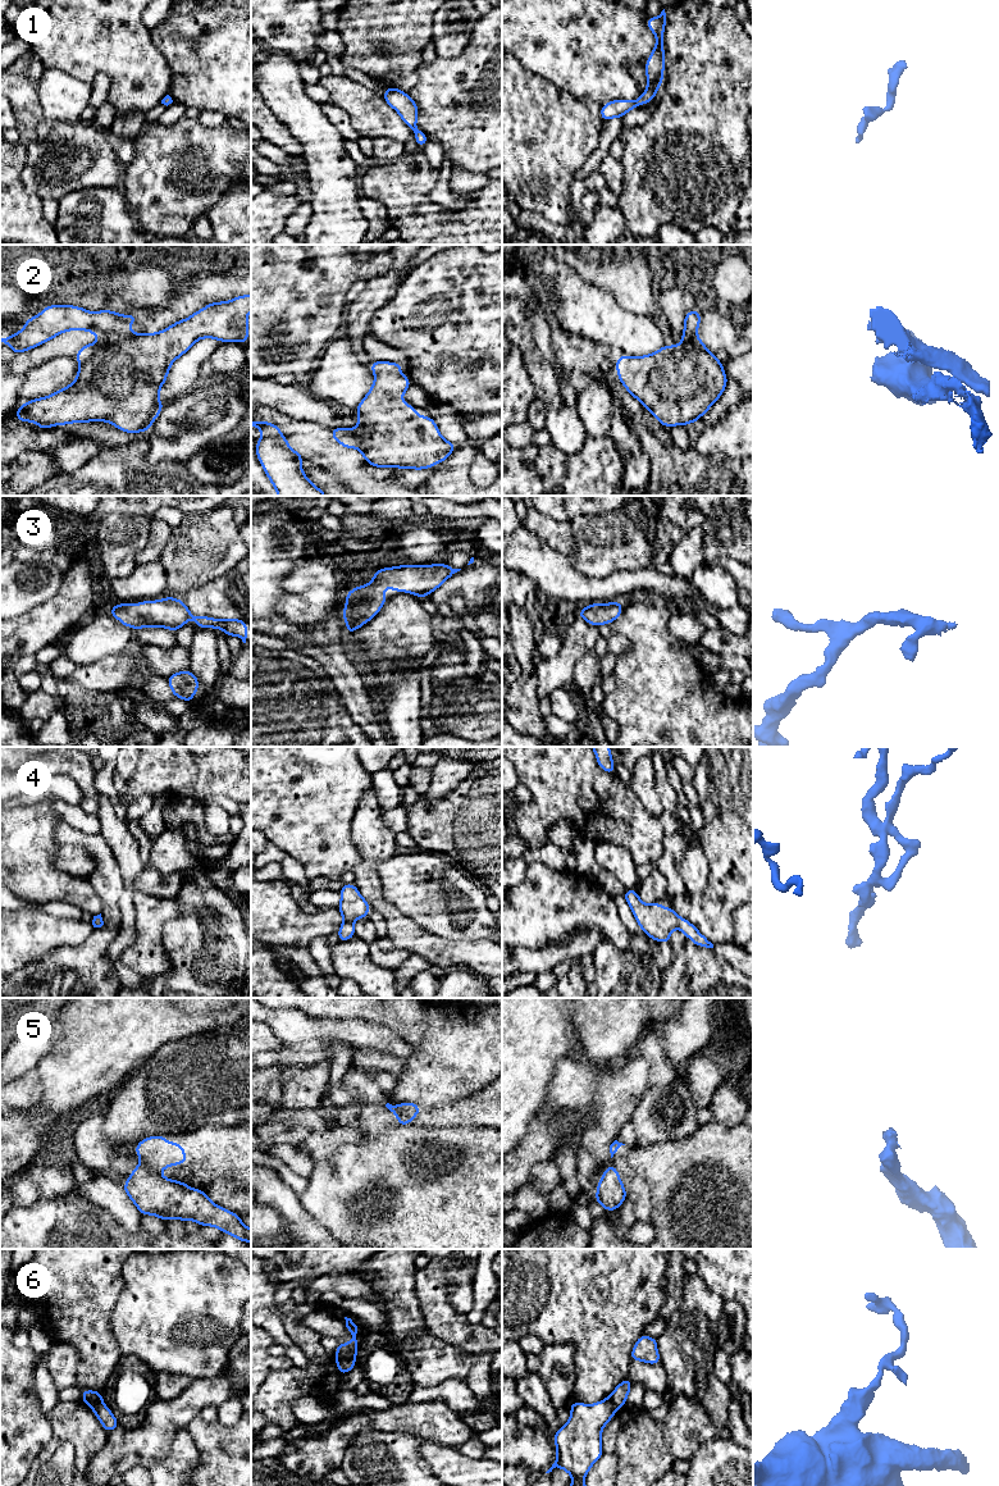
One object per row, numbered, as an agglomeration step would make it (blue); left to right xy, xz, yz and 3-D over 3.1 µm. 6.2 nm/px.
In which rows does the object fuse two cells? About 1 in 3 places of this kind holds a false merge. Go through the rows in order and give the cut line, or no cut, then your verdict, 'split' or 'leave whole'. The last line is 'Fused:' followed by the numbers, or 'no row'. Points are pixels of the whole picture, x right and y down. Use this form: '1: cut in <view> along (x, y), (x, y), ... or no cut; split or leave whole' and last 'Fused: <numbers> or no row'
1: no cut; leave whole
2: cut in xy along (138, 334), (113, 343), (81, 363); split
3: no cut; leave whole
4: no cut; leave whole
5: cut in xy along (138, 1165), (156, 1172); split
6: cut in xz along (337, 1355), (354, 1361); split
Fused: 2, 5, 6

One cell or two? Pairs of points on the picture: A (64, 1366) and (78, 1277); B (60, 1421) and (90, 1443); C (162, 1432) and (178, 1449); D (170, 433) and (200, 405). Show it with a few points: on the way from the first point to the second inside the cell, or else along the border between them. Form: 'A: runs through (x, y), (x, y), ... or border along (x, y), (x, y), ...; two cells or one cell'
A: border along (53, 1340), (68, 1343), (76, 1349), (76, 1373); two cells
B: runs through (68, 1421), (82, 1435); one cell
C: border along (185, 1427), (177, 1432), (168, 1452), (153, 1466); two cells
D: runs through (178, 427), (192, 413); one cell

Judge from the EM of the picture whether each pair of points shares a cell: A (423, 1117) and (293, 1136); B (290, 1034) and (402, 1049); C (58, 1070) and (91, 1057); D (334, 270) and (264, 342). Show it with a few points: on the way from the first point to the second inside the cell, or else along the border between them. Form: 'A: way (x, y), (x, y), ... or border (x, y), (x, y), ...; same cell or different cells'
A: border (310, 1134), (296, 1147); different cells
B: way (318, 1030), (351, 1030), (374, 1036); same cell
C: way (65, 1070), (77, 1070), (83, 1063); same cell
D: way (316, 288), (279, 326); same cell

